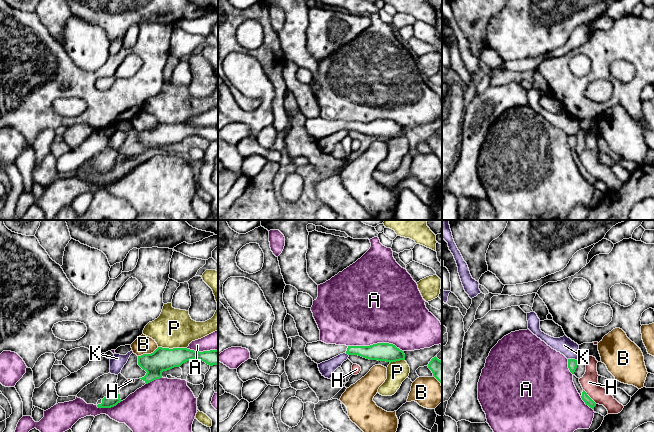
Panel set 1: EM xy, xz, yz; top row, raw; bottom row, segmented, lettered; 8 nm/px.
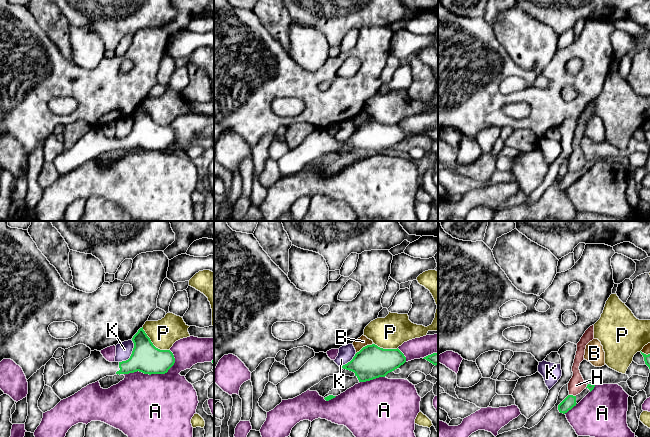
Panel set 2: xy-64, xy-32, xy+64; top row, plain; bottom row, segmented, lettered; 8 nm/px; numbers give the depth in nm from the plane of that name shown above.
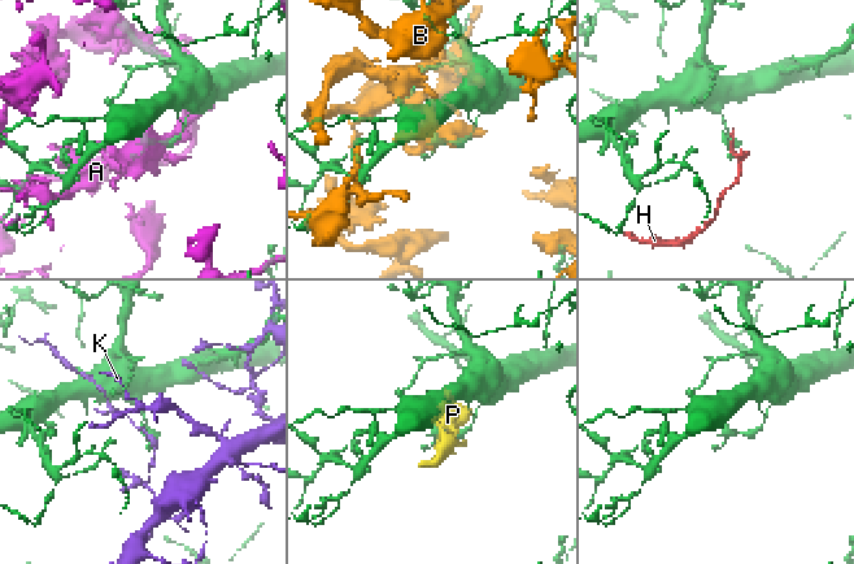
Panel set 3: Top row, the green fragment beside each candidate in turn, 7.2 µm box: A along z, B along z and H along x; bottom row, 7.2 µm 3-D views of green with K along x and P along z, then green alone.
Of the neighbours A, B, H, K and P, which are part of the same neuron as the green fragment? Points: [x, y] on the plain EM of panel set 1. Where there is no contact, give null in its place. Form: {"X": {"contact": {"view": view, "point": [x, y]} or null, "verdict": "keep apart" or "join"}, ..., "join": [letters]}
{"A": {"contact": {"view": "xz", "point": [376, 120]}, "verdict": "keep apart"}, "B": {"contact": {"view": "xy", "point": [148, 130]}, "verdict": "keep apart"}, "H": {"contact": {"view": "yz", "point": [588, 172]}, "verdict": "keep apart"}, "K": {"contact": {"view": "yz", "point": [572, 135]}, "verdict": "keep apart"}, "P": {"contact": {"view": "xy", "point": [173, 124]}, "verdict": "keep apart"}, "join": []}

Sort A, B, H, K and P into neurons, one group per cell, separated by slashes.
A / B / H / K / P

